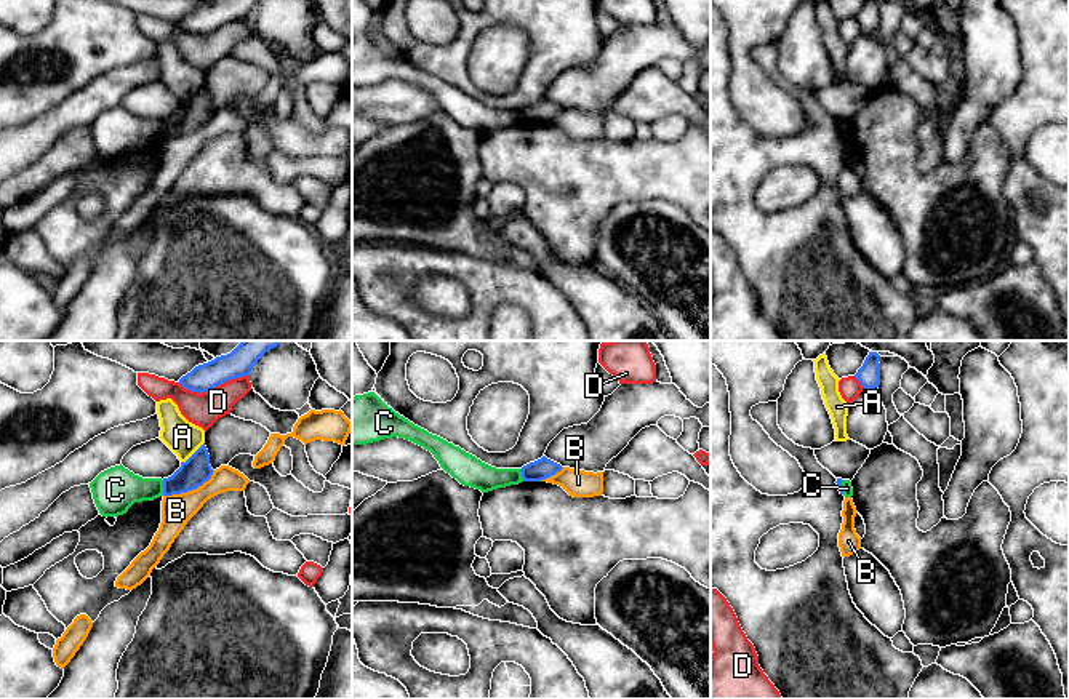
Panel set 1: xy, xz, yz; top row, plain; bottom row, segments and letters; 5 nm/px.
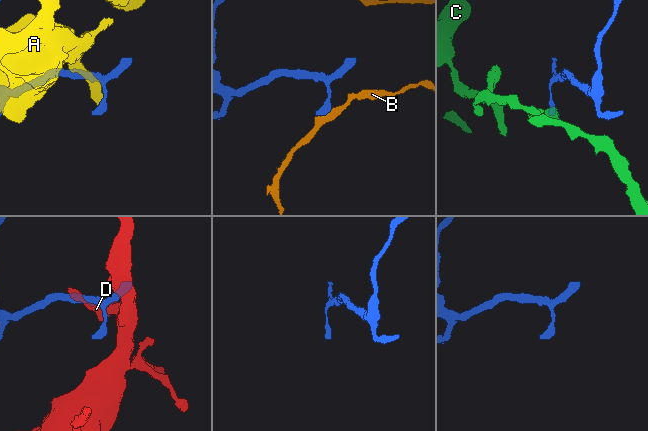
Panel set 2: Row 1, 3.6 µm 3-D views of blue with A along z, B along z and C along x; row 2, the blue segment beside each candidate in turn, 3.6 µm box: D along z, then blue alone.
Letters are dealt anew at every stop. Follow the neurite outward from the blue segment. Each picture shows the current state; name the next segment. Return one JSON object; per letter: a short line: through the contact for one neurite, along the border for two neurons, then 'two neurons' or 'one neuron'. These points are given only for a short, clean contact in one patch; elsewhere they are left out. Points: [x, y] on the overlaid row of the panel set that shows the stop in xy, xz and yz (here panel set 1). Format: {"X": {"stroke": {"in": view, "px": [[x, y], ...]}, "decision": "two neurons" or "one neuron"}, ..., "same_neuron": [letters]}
{"A": {"stroke": {"in": "xy", "px": [[204, 442], [181, 463]]}, "decision": "two neurons"}, "B": {"stroke": {"in": "xy", "px": [[215, 471], [196, 488], [164, 496]]}, "decision": "two neurons"}, "C": {"stroke": {"in": "xy", "px": [[162, 480], [164, 495]]}, "decision": "two neurons"}, "D": {"decision": "two neurons"}, "same_neuron": []}

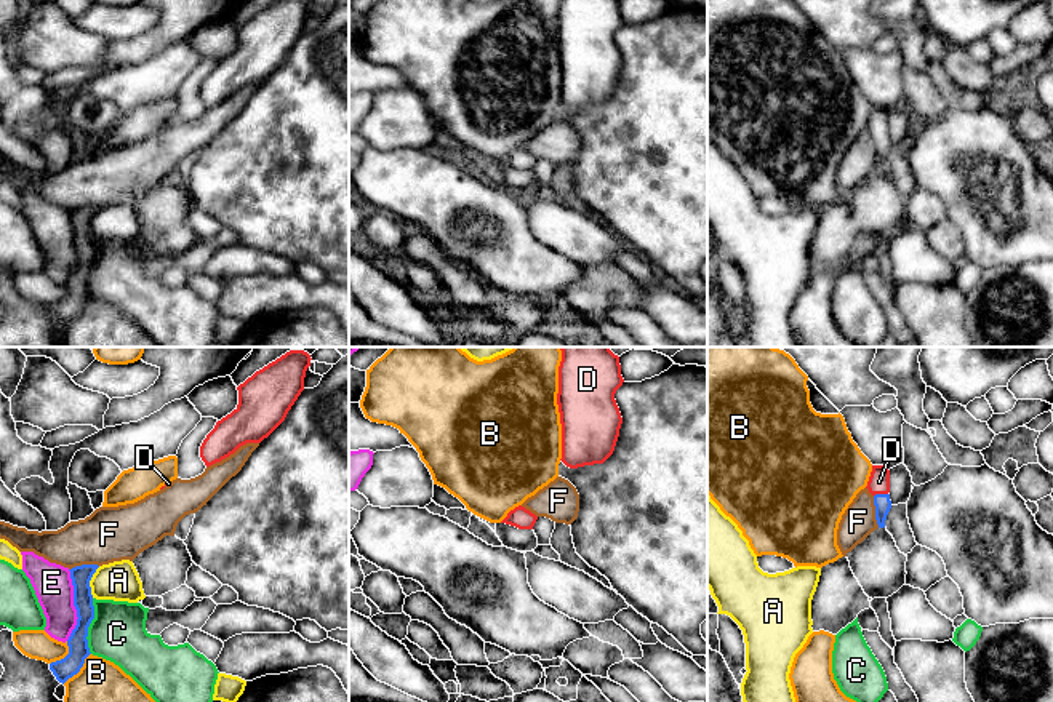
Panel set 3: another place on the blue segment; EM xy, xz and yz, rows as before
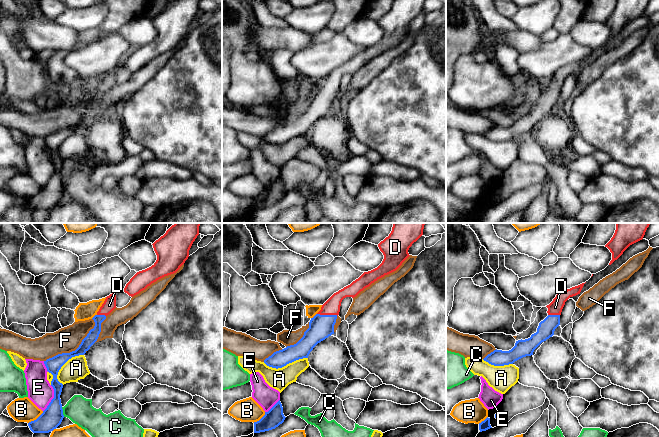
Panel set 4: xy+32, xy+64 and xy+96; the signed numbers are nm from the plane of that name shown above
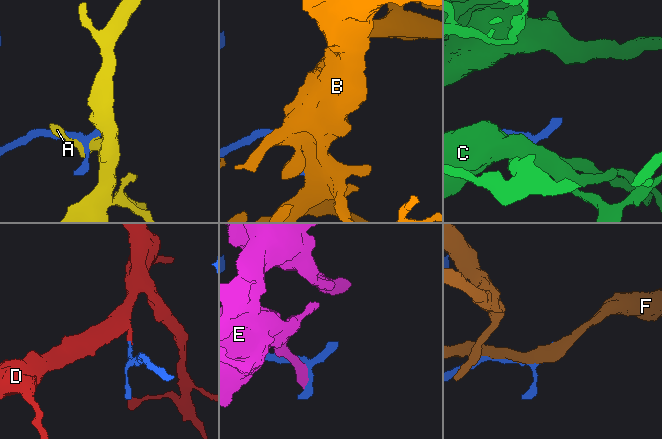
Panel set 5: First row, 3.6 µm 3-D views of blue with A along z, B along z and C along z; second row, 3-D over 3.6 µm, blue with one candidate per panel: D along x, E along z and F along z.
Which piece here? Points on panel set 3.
{"A": {"decision": "two neurons"}, "B": {"decision": "two neurons"}, "C": {"decision": "two neurons"}, "D": {"stroke": {"in": "yz", "px": [[882, 502], [880, 494], [879, 482]]}, "decision": "one neuron"}, "E": {"stroke": {"in": "xy", "px": [[69, 570], [77, 624], [66, 640]]}, "decision": "two neurons"}, "F": {"decision": "two neurons"}, "same_neuron": ["D"]}

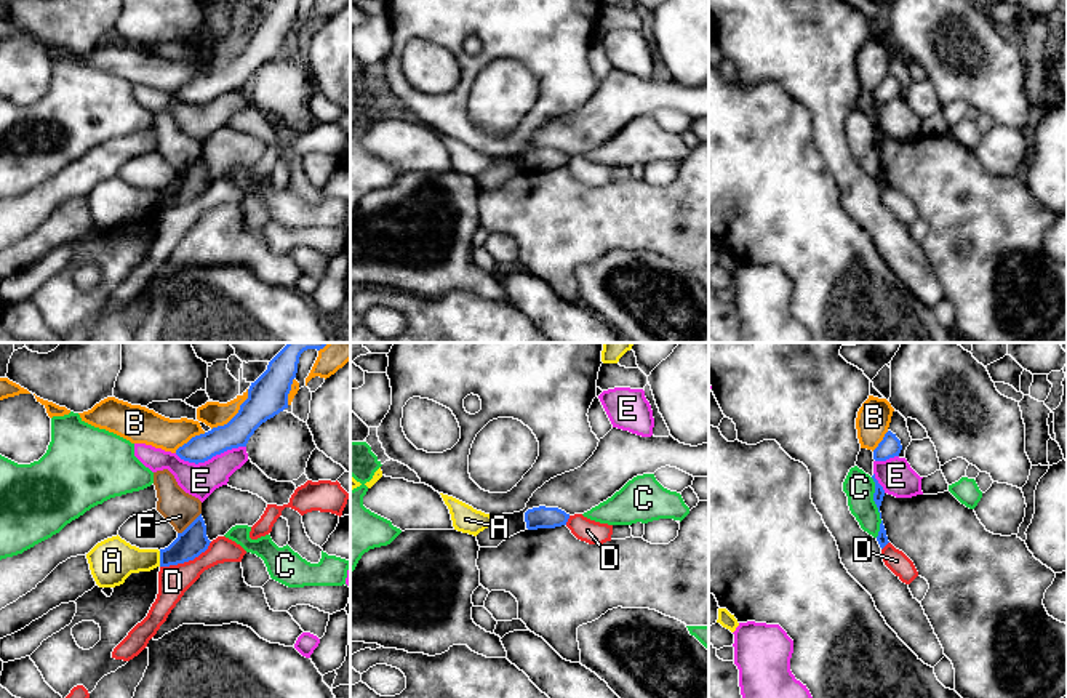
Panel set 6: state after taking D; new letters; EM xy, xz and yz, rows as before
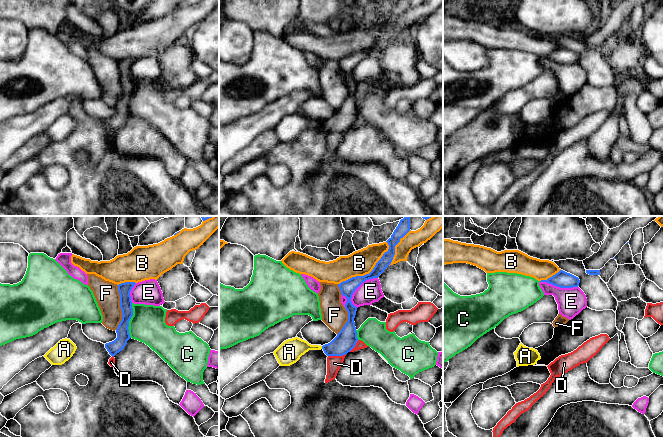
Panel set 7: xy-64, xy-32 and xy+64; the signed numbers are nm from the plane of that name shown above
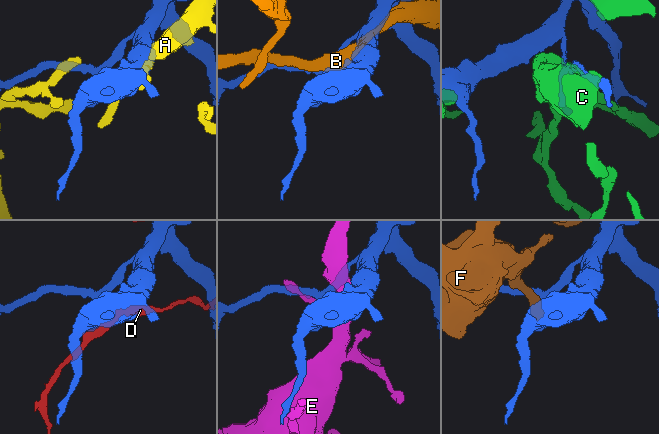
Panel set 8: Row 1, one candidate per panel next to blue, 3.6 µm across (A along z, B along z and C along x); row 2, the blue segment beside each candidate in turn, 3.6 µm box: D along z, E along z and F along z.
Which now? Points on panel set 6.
{"A": {"decision": "two neurons"}, "B": {"decision": "two neurons"}, "C": {"decision": "two neurons"}, "D": {"stroke": {"in": "xy", "px": [[211, 541], [192, 559], [160, 567]]}, "decision": "two neurons"}, "E": {"decision": "two neurons"}, "F": {"stroke": {"in": "xy", "px": [[200, 513], [178, 533]]}, "decision": "two neurons"}, "same_neuron": []}

